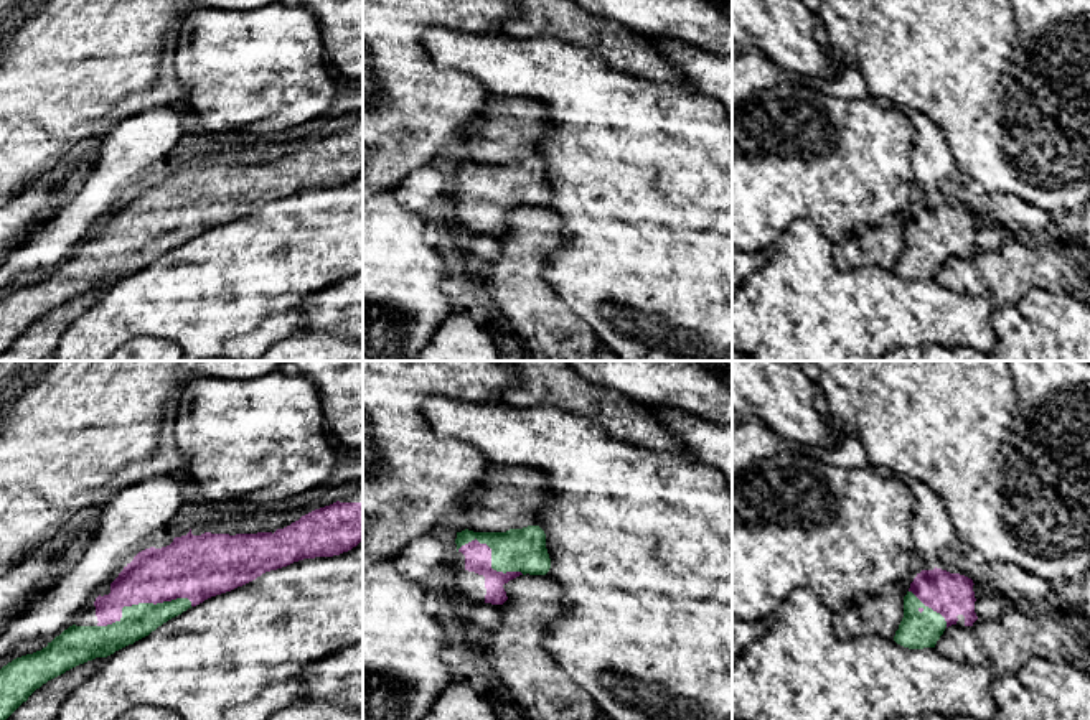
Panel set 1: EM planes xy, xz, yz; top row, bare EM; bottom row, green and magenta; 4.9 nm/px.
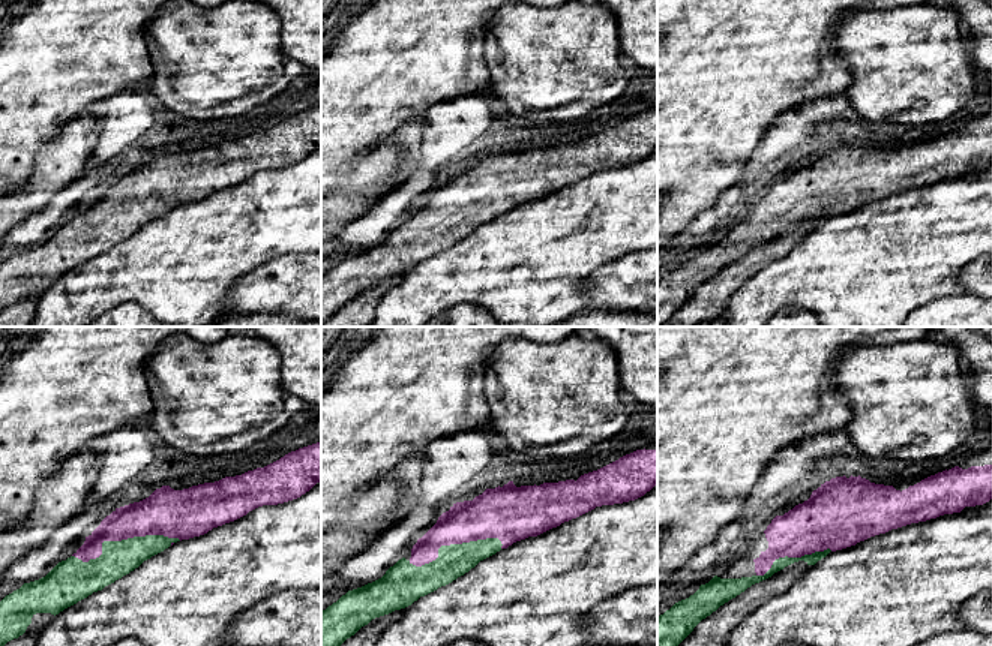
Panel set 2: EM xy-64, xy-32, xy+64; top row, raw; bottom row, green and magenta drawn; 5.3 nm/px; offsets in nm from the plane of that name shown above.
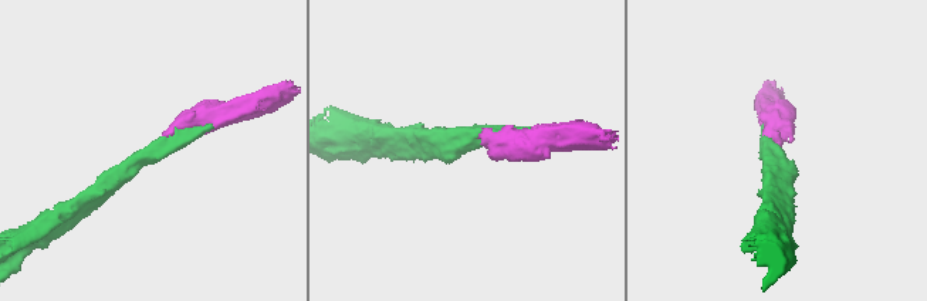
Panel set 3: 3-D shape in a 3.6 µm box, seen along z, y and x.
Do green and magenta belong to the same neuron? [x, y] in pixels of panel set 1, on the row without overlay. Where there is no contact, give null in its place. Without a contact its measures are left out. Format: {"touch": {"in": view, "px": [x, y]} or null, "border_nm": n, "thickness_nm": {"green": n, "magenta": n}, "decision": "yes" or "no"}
{"touch": {"in": "xy", "px": [140, 234]}, "border_nm": 480, "thickness_nm": {"green": 160, "magenta": 280}, "decision": "yes"}

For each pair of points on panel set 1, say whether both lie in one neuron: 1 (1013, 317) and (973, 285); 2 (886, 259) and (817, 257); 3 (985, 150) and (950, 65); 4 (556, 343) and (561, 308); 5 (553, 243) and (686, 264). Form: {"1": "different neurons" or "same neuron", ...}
{"1": "different neurons", "2": "different neurons", "3": "same neuron", "4": "same neuron", "5": "different neurons"}

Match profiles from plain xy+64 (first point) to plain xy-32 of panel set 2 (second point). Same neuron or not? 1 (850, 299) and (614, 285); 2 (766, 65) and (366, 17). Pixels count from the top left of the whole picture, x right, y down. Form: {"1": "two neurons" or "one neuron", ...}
{"1": "two neurons", "2": "one neuron"}

